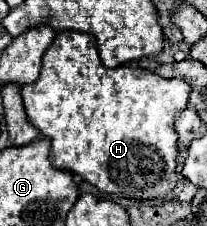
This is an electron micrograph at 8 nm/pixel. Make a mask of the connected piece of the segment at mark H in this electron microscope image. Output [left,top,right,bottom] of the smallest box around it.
[22,32,190,200]

